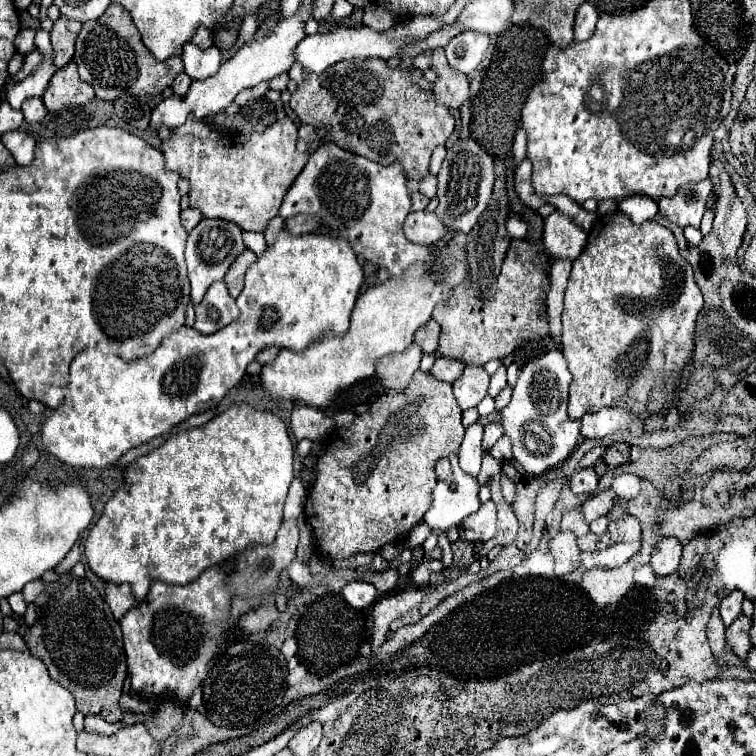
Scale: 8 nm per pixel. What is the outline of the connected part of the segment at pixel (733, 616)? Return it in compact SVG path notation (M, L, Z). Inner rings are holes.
M735 590L735 592L731 592L731 594L721 602L719 612L721 612L721 618L723 618L723 622L725 622L727 628L741 616L741 602L743 602L743 600L745 600L743 592Z

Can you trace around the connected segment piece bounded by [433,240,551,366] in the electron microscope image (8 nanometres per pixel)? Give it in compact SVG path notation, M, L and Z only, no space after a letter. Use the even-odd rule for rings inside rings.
M513 240L509 250L507 250L507 260L503 260L501 266L501 274L497 280L497 294L481 304L481 298L471 296L471 282L467 280L467 284L463 288L455 288L455 292L451 294L451 300L445 306L435 308L435 320L441 324L441 340L439 340L439 354L449 356L449 358L463 358L467 364L473 366L485 366L489 360L493 358L505 358L507 354L513 352L515 342L519 338L539 338L549 334L549 324L547 318L541 318L541 286L547 280L551 270L551 262L547 260L545 252L543 252L543 244L529 244L525 240Z

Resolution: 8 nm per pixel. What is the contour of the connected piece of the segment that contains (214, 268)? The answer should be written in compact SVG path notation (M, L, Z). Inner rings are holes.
M201 220L195 230L189 232L187 248L185 248L185 262L191 282L191 302L199 304L209 290L209 286L217 280L223 280L233 260L239 256L239 252L245 250L245 244L241 240L239 228L235 224L227 224L225 220Z

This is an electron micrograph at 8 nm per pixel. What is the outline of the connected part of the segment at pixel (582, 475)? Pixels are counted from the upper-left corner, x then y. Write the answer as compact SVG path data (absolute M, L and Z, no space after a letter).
M583 468L577 470L571 480L569 480L569 488L573 494L585 494L585 496L593 496L595 488L597 488L597 476L593 468Z

